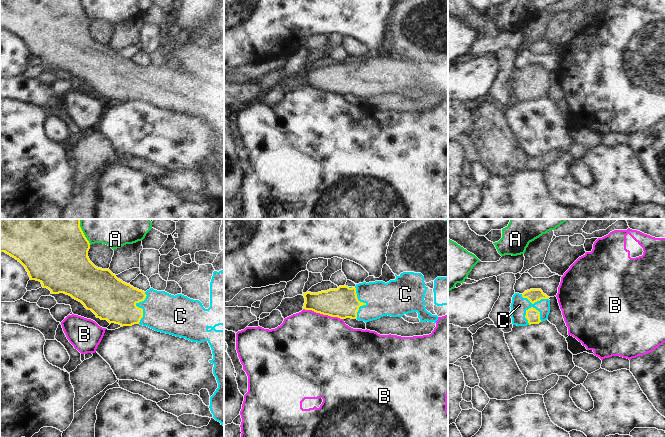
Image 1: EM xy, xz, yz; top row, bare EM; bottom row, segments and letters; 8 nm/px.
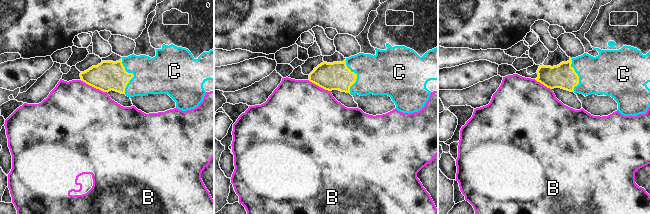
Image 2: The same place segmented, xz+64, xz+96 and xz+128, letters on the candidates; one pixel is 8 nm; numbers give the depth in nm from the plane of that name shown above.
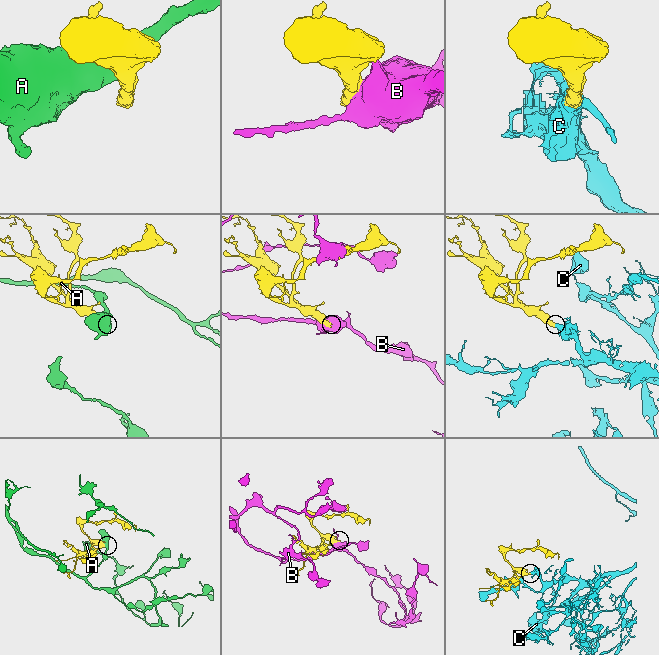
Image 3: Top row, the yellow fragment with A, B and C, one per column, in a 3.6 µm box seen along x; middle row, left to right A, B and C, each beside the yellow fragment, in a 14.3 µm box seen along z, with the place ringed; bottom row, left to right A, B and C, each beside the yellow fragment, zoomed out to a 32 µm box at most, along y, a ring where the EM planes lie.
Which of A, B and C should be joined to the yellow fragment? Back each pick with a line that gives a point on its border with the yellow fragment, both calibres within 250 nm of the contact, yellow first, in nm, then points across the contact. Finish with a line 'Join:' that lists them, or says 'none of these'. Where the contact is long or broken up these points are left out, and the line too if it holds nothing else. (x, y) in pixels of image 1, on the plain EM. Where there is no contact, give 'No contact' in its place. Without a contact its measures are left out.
C: Touches yellow at xy (138, 83). Thickness 360 nm (yellow) against 320 nm. Path across: xy (109, 74), (138, 83), (153, 84), (163, 88)
Join: C

